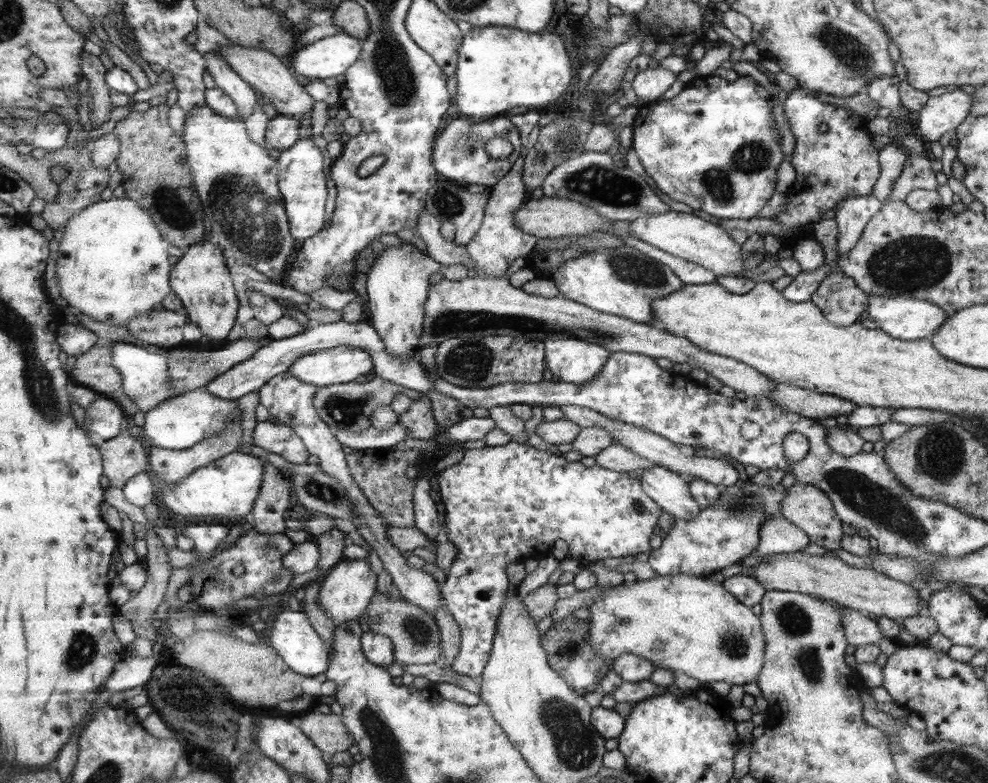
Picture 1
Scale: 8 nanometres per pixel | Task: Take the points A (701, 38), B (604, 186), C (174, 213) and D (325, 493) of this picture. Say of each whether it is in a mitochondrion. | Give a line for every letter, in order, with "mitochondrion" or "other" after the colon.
A: other
B: mitochondrion
C: mitochondrion
D: mitochondrion

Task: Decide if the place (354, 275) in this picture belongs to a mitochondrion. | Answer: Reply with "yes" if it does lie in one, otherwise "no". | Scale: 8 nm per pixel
no

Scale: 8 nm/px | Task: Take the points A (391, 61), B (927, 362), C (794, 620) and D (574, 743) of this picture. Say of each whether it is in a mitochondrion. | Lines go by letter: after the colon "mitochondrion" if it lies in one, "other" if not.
A: mitochondrion
B: other
C: mitochondrion
D: mitochondrion

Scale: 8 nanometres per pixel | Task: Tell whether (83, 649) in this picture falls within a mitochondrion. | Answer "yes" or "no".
yes

